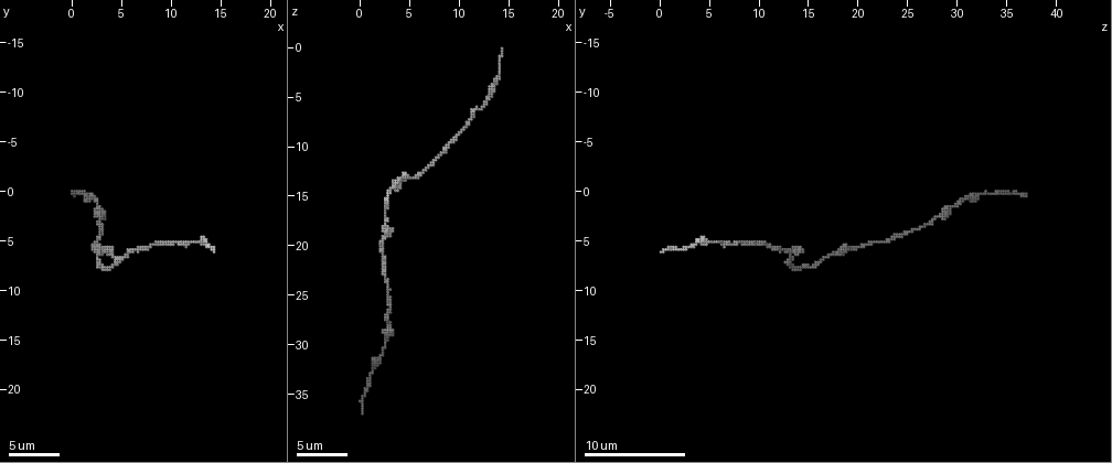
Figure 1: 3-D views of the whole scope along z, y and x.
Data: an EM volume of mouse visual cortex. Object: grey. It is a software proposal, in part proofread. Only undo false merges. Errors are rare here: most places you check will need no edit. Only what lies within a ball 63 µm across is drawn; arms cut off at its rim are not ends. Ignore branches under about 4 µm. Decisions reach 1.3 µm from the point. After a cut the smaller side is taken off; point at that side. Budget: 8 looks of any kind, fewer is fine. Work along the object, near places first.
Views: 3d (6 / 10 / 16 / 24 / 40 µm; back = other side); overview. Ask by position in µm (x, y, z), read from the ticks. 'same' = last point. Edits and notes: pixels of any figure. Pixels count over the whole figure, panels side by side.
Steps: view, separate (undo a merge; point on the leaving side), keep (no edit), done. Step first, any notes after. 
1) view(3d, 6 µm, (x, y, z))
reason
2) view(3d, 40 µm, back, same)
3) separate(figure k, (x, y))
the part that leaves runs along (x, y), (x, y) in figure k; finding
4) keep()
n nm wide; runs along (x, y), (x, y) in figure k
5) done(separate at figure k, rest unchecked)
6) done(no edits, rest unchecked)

view(3d, 16 µm, (2.0, 5.6, 19.8))
thick turns thin

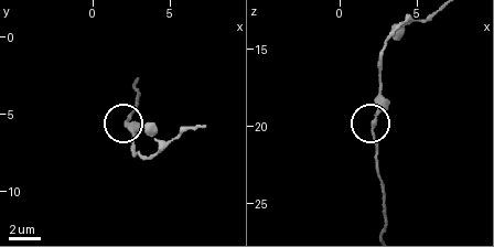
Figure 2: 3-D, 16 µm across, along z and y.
view(3d, 6 µm, (2.2, 5.8, 19.8))

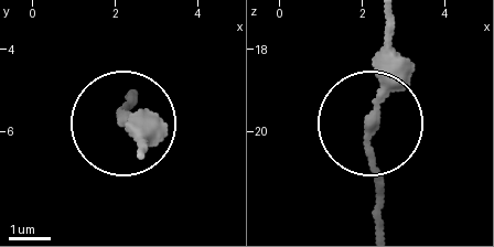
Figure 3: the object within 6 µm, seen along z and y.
keep()
runs along (385, 19), (374, 219) in figure 3; all the same neuron

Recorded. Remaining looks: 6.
view(3d, 6 µm, (5.2, 6.6, 13.2))
thin neck

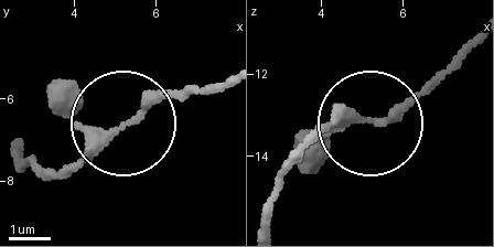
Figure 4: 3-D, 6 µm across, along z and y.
keep()
180 nm wide; runs along (18, 157), (29, 168), (67, 164), (190, 87) in figure 4; all the same neuron

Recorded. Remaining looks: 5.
view(3d, 10 µm, (12.2, 5.2, 6.0))
a narrow waist

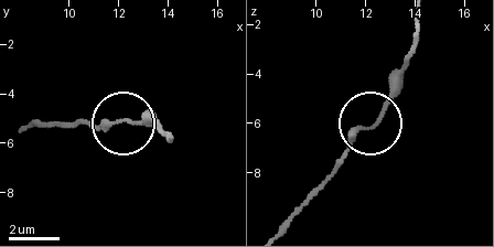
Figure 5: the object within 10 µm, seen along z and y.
keep()
runs along (283, 225), (353, 136), (372, 124), (401, 75) in figure 5; all the same neuron

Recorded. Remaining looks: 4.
view(3d, 10 µm, (2.8, 1.4, 30.2))
narrows sharply

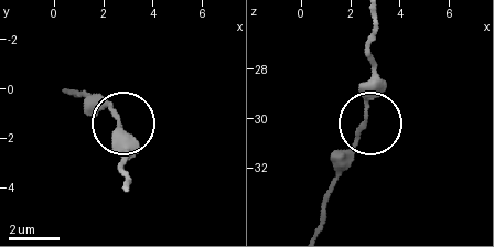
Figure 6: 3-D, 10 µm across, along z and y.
keep()
runs along (126, 188), (117, 122), (94, 97) in figure 6; all the same neuron

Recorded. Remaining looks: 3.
done(no edits, rest unchecked)

